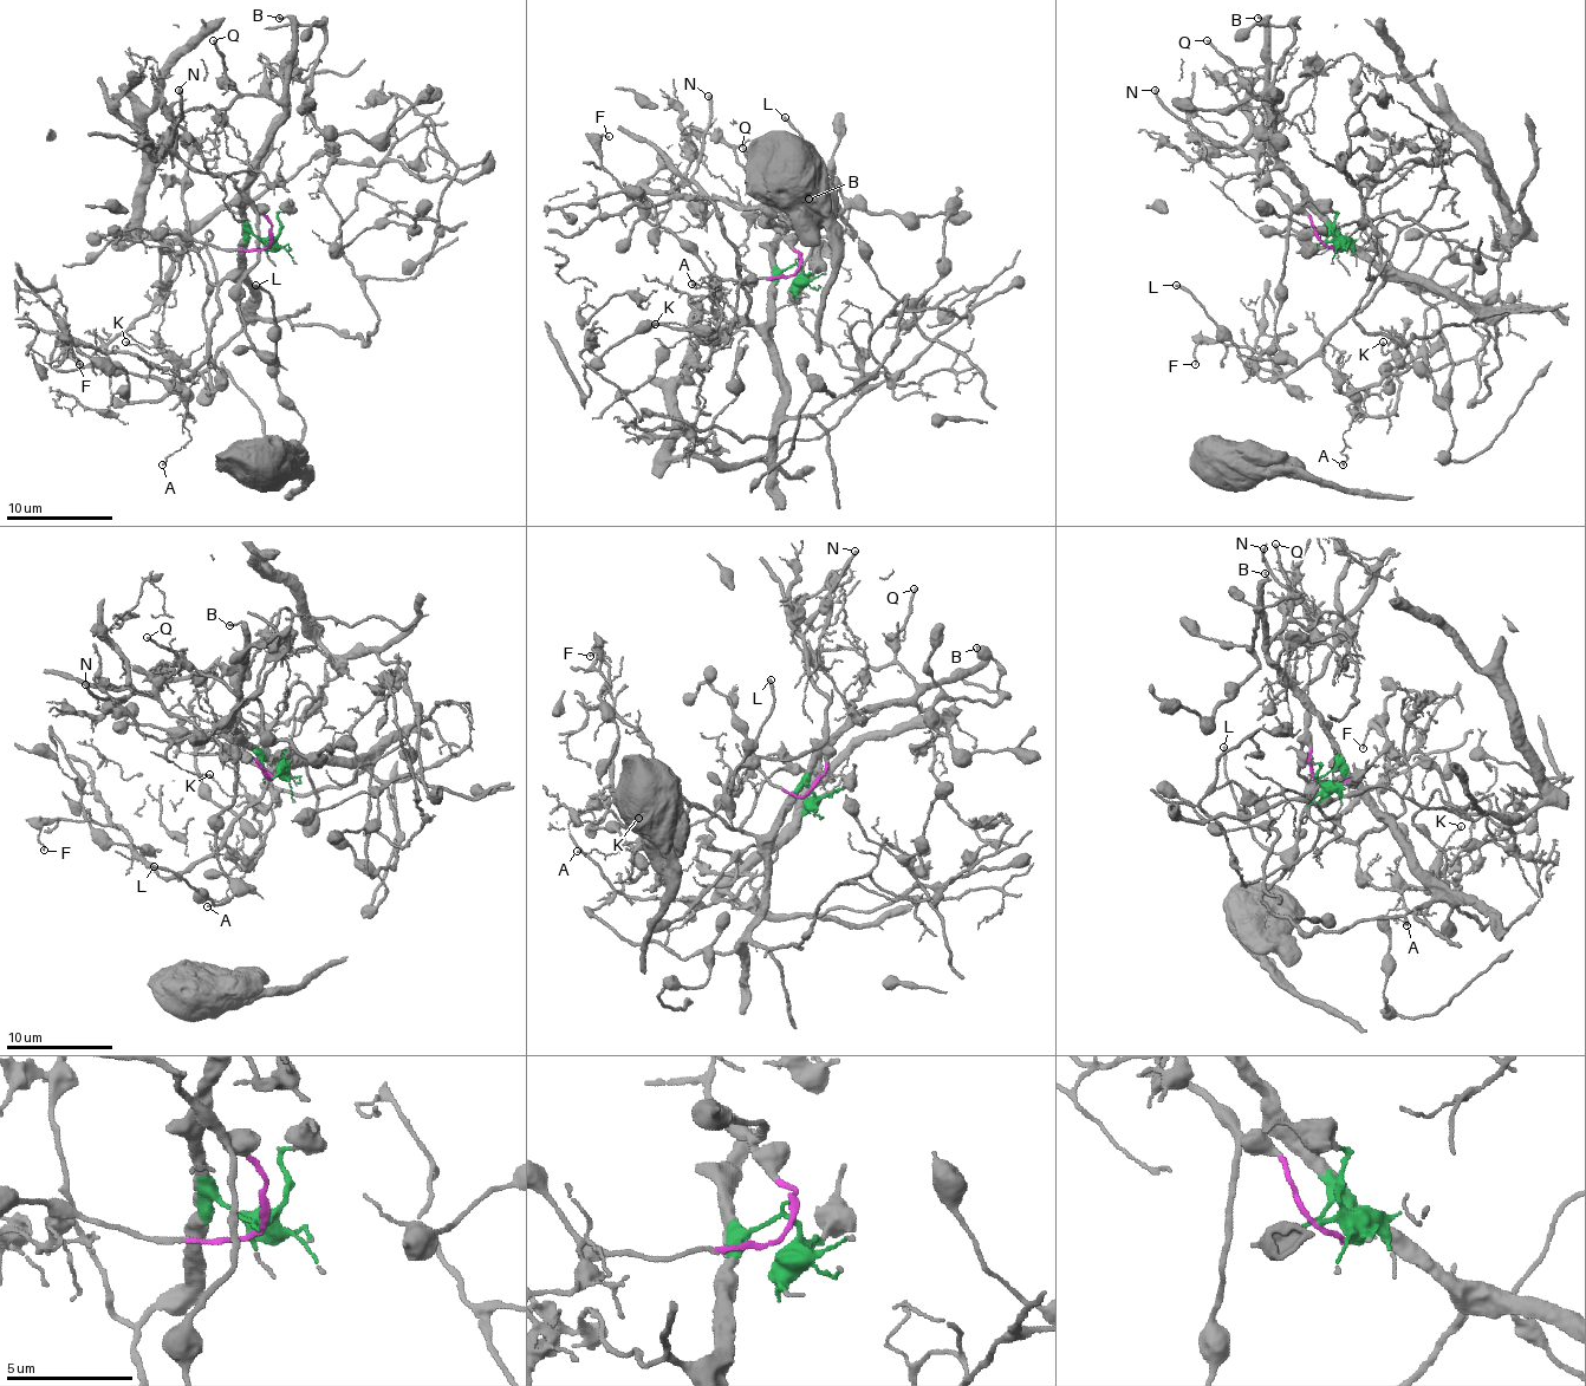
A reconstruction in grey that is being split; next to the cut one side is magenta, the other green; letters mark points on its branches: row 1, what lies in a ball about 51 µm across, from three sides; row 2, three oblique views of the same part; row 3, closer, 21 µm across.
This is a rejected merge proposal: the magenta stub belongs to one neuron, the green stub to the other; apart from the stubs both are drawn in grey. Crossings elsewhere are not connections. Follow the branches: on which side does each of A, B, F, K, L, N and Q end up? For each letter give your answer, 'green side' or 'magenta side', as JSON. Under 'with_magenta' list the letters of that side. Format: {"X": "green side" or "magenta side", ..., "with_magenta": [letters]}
{"A": "green side", "B": "green side", "F": "green side", "K": "green side", "L": "magenta side", "N": "magenta side", "Q": "green side", "with_magenta": ["L", "N"]}

